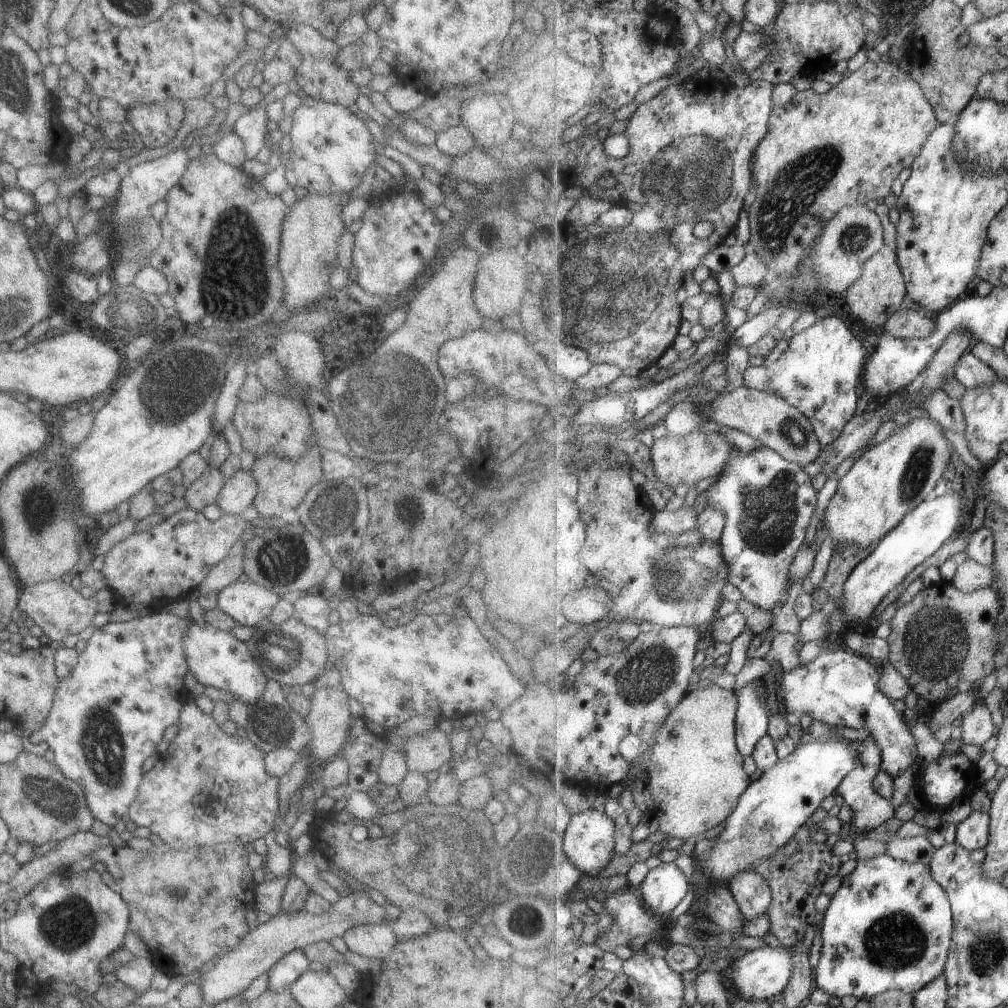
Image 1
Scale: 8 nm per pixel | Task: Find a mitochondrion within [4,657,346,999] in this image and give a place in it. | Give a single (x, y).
(104, 750)

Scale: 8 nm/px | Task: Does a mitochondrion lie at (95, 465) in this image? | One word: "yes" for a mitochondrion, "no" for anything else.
no

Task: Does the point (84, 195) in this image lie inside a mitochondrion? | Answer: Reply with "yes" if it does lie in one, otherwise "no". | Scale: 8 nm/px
no

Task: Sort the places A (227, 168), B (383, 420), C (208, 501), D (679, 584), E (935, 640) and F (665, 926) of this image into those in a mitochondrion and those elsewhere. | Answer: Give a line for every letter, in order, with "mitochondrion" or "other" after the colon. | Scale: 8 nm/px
A: other
B: mitochondrion
C: other
D: mitochondrion
E: mitochondrion
F: other

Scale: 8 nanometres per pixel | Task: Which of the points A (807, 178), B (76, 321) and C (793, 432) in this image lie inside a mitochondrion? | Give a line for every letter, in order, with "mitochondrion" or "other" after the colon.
A: mitochondrion
B: other
C: mitochondrion

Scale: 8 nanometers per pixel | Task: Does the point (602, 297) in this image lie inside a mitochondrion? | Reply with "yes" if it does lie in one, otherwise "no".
yes

